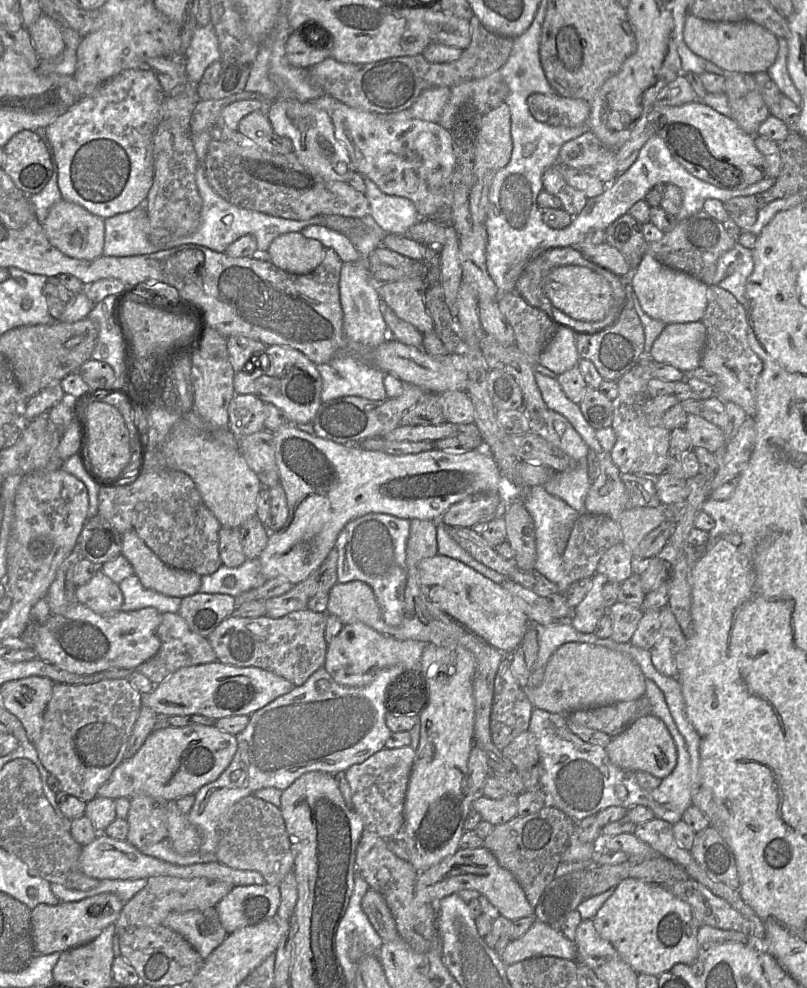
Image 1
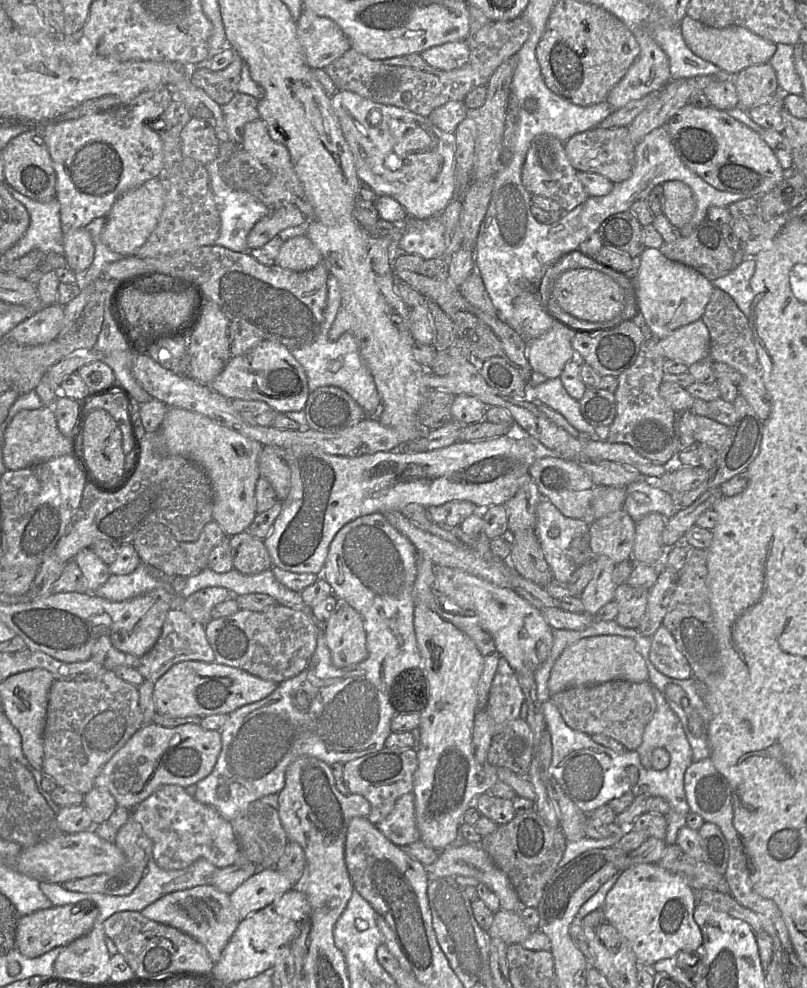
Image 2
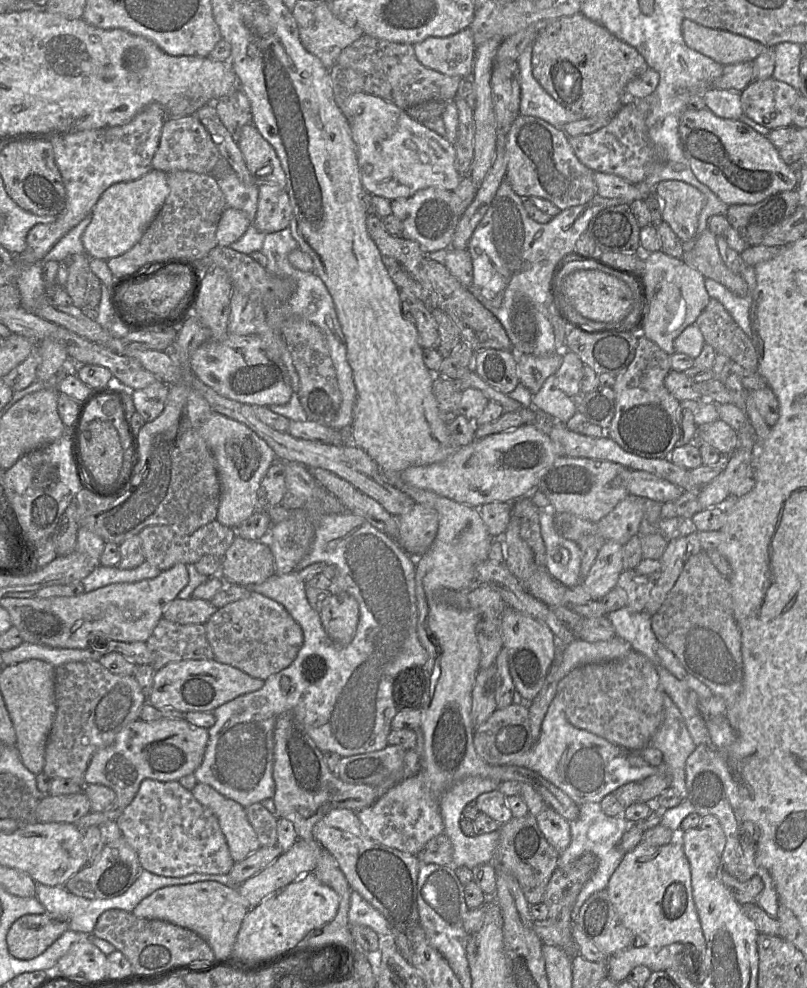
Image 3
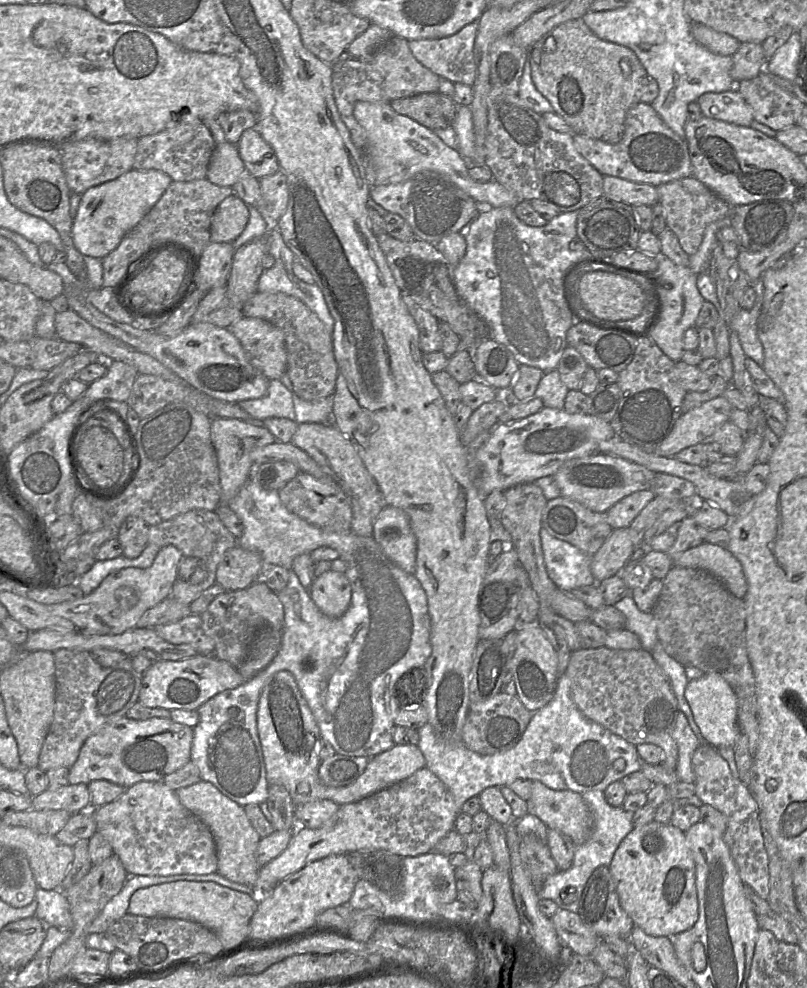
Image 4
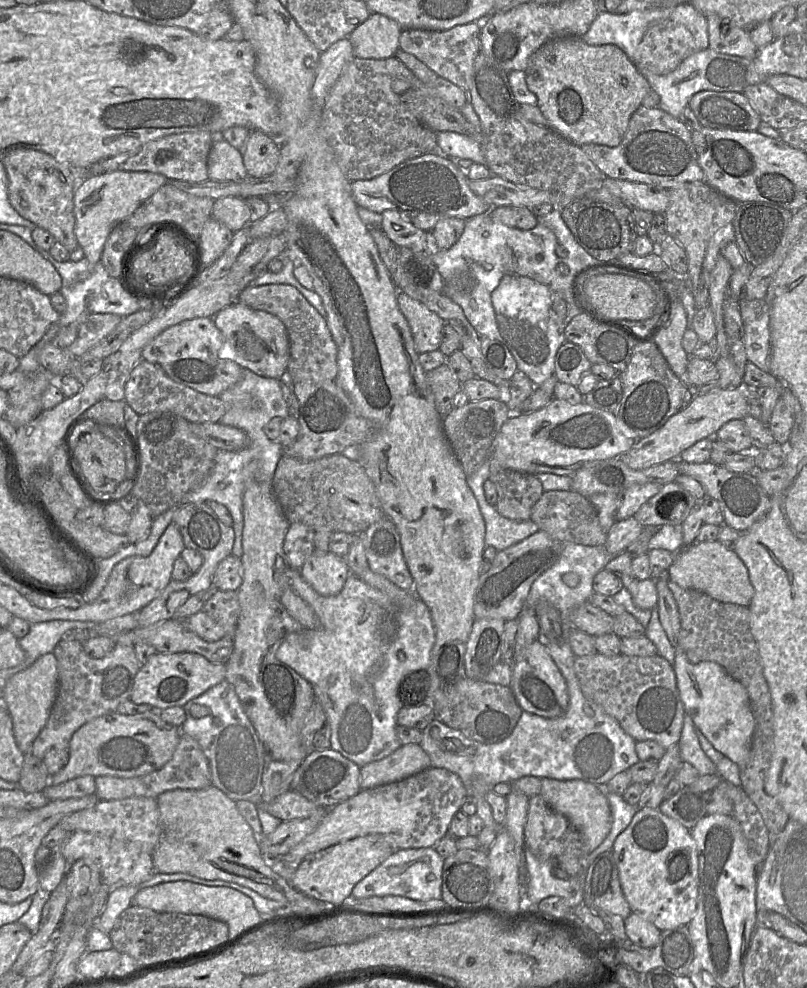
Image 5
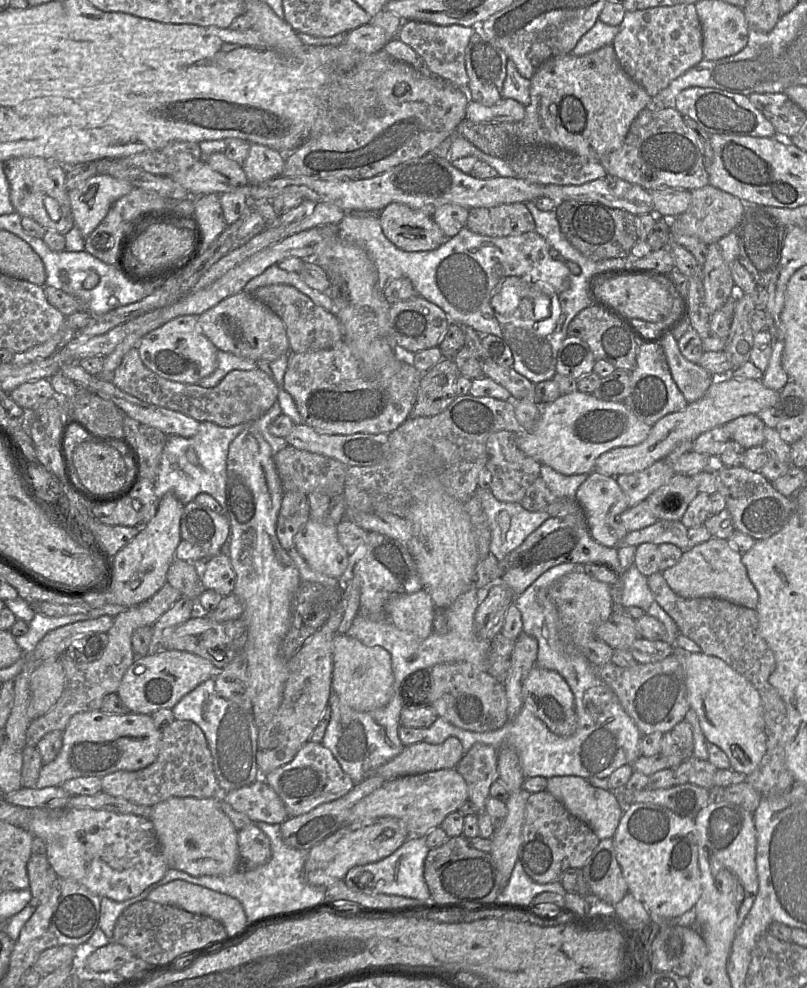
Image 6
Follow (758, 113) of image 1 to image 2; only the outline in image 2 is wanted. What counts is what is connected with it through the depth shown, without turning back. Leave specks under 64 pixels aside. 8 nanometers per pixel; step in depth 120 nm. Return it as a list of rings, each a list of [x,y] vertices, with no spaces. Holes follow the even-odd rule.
[[[769,62],[749,66],[733,77],[739,104],[745,110],[767,103],[778,92],[775,70]]]

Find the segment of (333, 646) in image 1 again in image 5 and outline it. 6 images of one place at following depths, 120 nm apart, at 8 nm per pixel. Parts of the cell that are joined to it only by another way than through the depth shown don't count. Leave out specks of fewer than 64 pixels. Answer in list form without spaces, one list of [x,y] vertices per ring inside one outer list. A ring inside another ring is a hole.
[[[316,550],[305,561],[300,569],[304,580],[319,594],[332,596],[344,587],[350,575],[350,568],[344,557],[331,551]]]

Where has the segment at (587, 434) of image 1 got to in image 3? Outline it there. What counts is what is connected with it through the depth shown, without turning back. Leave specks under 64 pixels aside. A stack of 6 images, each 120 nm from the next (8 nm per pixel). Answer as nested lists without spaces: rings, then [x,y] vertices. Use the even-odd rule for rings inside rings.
[[[556,374],[549,376],[539,392],[532,396],[534,408],[566,423],[577,412],[574,398],[564,393],[560,387]]]

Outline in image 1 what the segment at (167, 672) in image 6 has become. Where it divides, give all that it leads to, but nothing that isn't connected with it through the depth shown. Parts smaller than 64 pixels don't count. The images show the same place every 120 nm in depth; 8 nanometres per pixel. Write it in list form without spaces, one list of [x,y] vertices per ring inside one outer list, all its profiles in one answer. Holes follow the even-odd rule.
[[[219,661],[183,667],[155,684],[148,694],[142,694],[141,704],[158,715],[203,715],[212,719],[248,715],[263,708],[295,686],[285,678],[259,667],[239,667]]]

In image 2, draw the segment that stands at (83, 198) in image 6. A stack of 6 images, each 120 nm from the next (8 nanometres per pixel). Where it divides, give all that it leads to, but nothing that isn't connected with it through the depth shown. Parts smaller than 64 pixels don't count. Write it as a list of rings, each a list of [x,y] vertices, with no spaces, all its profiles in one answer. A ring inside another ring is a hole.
[[[158,177],[121,195],[105,216],[102,242],[122,256],[130,256],[139,249],[156,228],[164,208],[165,192]]]

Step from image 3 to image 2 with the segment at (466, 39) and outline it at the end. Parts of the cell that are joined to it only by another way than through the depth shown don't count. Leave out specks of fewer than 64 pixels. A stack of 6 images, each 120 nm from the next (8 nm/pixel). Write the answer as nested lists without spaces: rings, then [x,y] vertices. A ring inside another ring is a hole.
[[[465,40],[447,42],[430,47],[420,53],[430,66],[450,71],[463,66],[469,58],[469,48]]]

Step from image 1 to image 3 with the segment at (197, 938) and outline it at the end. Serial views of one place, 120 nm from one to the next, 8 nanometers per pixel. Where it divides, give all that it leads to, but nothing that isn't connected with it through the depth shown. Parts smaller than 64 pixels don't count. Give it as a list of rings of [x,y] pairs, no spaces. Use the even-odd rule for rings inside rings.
[[[200,881],[160,888],[144,898],[132,914],[139,919],[159,919],[195,932],[211,947],[214,961],[220,961],[232,954],[238,932],[249,911],[248,903],[237,888],[215,881]]]

